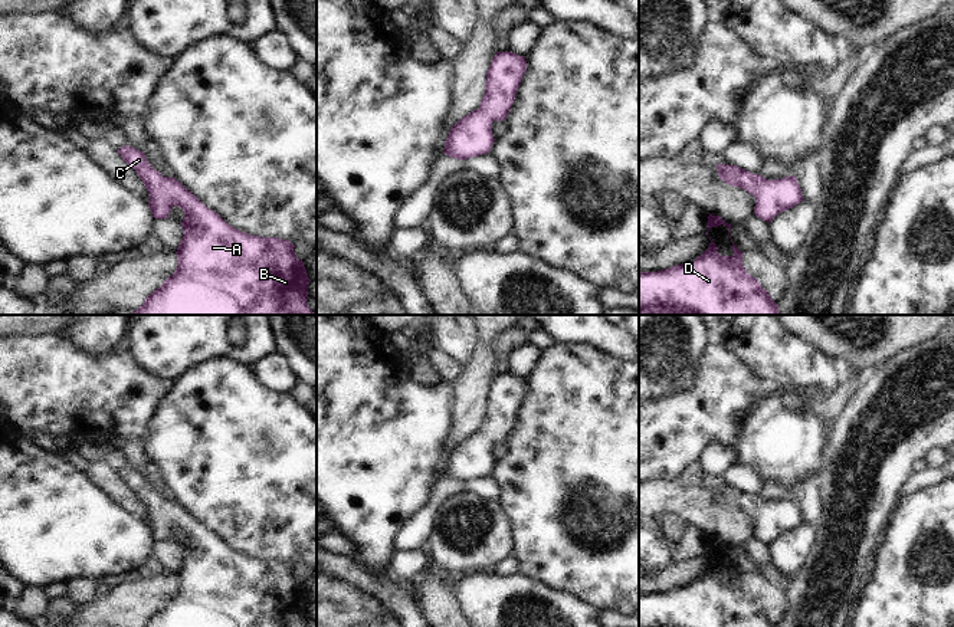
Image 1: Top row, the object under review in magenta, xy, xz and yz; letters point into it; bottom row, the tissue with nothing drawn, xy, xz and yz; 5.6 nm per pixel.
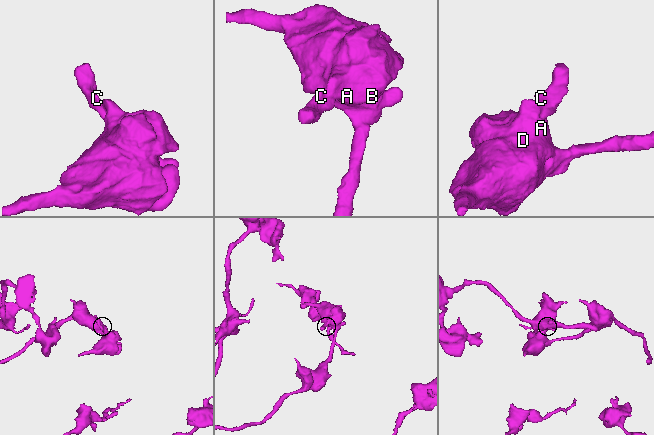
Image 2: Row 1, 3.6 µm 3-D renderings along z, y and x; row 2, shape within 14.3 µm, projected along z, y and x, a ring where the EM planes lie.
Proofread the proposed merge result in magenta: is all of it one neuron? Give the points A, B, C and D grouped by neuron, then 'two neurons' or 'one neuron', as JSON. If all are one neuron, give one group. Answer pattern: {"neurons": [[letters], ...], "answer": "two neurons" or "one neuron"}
{"neurons": [["A", "B", "C", "D"]], "answer": "one neuron"}

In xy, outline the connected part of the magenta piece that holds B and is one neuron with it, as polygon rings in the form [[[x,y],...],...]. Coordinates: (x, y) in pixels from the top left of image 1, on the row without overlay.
[[[130,467],[117,472],[122,482],[137,493],[148,516],[148,529],[154,541],[168,541],[174,528],[184,534],[183,559],[177,569],[177,590],[164,605],[148,617],[142,627],[308,627],[308,600],[304,584],[295,578],[289,562],[259,559],[227,546],[216,534],[206,529],[191,513],[174,499],[163,499],[147,483],[145,476]]]

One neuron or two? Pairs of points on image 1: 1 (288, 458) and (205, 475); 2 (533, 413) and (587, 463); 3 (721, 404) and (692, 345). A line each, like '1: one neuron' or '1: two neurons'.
1: one neuron
2: one neuron
3: two neurons

